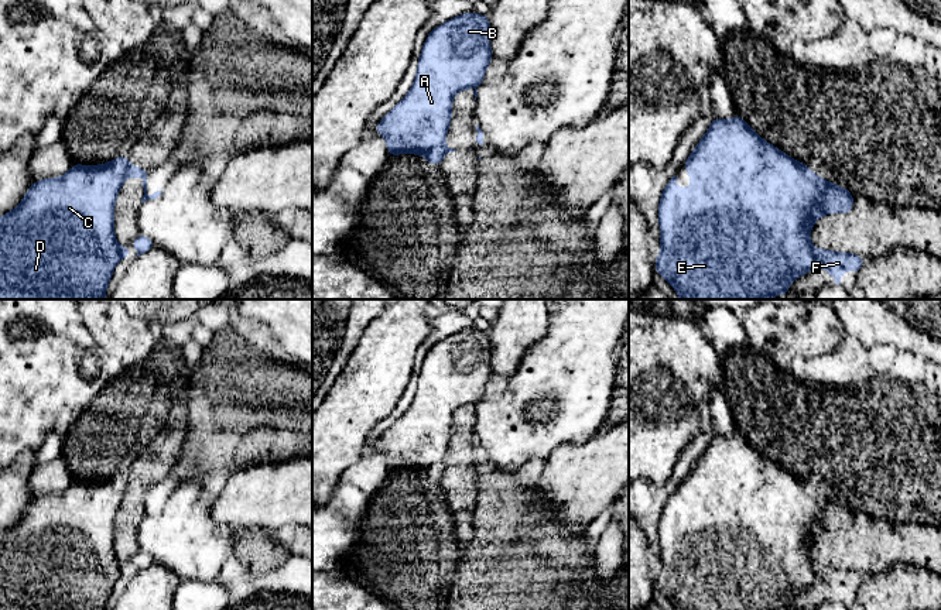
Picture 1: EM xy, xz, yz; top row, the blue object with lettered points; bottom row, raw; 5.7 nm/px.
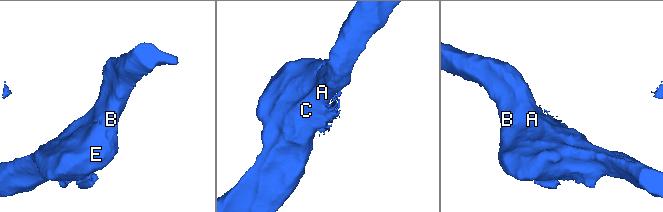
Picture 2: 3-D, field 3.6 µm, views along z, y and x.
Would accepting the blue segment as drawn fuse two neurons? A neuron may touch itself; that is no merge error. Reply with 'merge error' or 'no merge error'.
merge error

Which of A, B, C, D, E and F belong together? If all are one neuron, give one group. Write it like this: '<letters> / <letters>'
A B C D E / F

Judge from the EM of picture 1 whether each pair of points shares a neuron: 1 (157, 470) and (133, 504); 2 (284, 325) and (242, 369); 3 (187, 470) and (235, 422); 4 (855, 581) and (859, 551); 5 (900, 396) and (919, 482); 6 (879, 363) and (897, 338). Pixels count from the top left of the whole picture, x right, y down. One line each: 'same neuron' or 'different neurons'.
1: same neuron
2: different neurons
3: same neuron
4: same neuron
5: same neuron
6: different neurons

